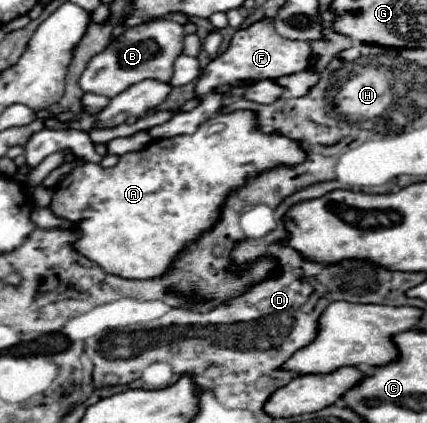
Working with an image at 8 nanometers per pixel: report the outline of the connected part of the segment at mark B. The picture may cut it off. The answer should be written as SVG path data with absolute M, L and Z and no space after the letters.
M153 21L145 27L139 25L127 29L117 41L109 43L109 47L103 53L91 59L79 81L81 89L87 93L115 97L129 85L149 77L169 81L173 77L173 63L183 53L183 35L183 25L175 21Z

